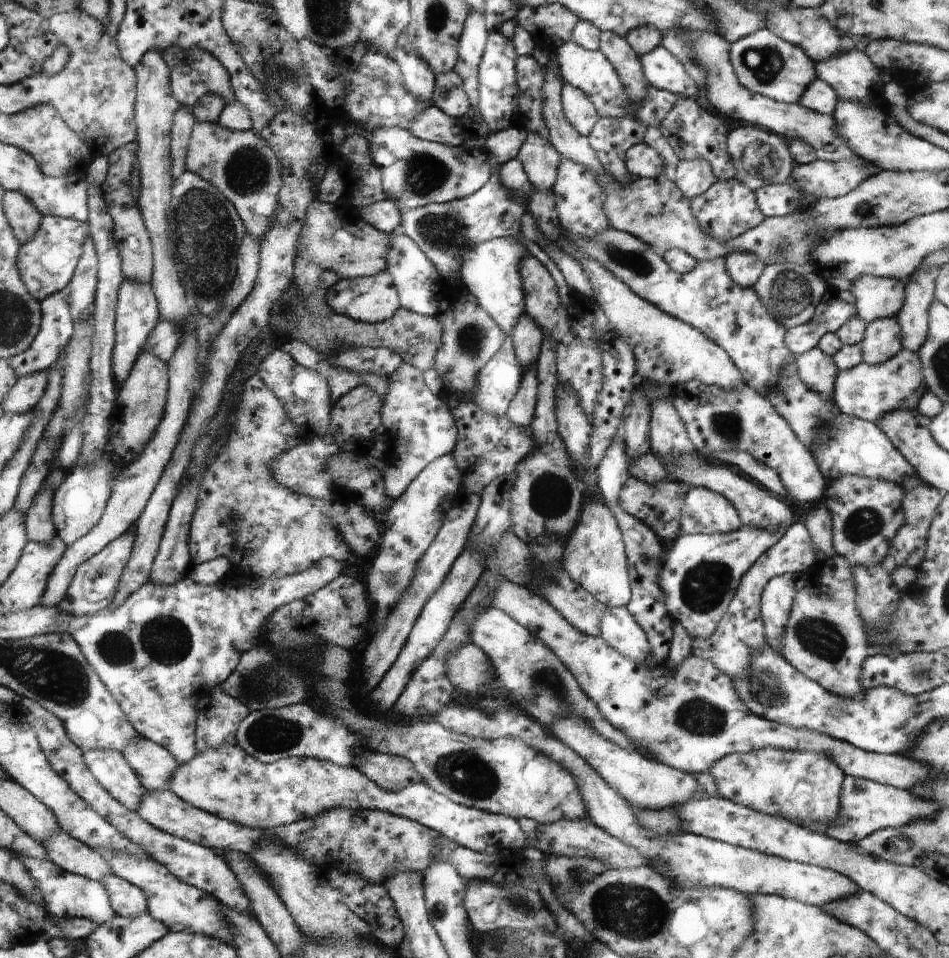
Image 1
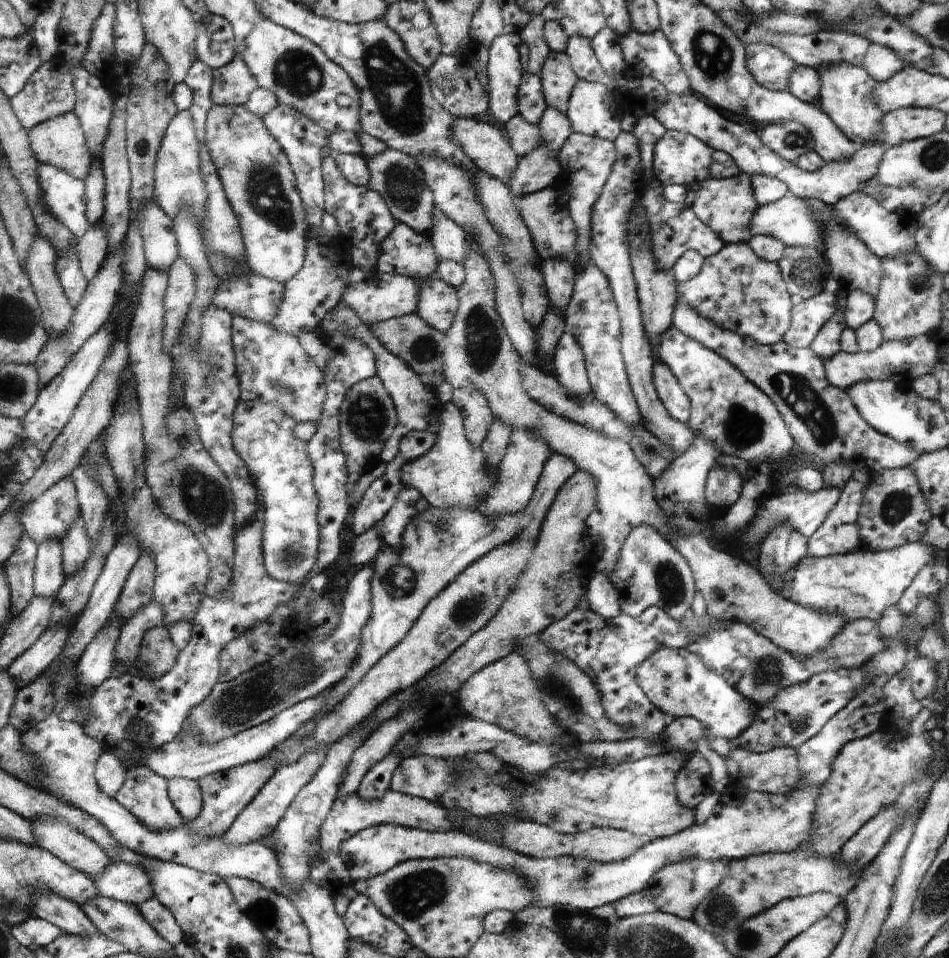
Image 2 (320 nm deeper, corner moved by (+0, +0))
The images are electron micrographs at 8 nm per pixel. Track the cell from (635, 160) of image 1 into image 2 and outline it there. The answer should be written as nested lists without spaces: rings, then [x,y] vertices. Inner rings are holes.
[[[667,130],[666,134],[655,144],[653,152],[653,175],[663,187],[684,185],[689,188],[698,181],[711,176],[711,156],[715,151],[708,143],[690,133]]]

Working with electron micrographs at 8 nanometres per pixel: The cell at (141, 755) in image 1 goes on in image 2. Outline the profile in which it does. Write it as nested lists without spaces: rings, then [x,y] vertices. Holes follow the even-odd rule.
[[[177,777],[168,780],[169,799],[177,807],[185,821],[193,821],[201,814],[204,797],[198,781]]]

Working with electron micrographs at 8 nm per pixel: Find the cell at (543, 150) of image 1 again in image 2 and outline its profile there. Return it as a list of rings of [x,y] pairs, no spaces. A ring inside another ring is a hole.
[[[546,107],[538,125],[541,128],[542,140],[557,154],[573,134],[569,117],[554,107]]]

